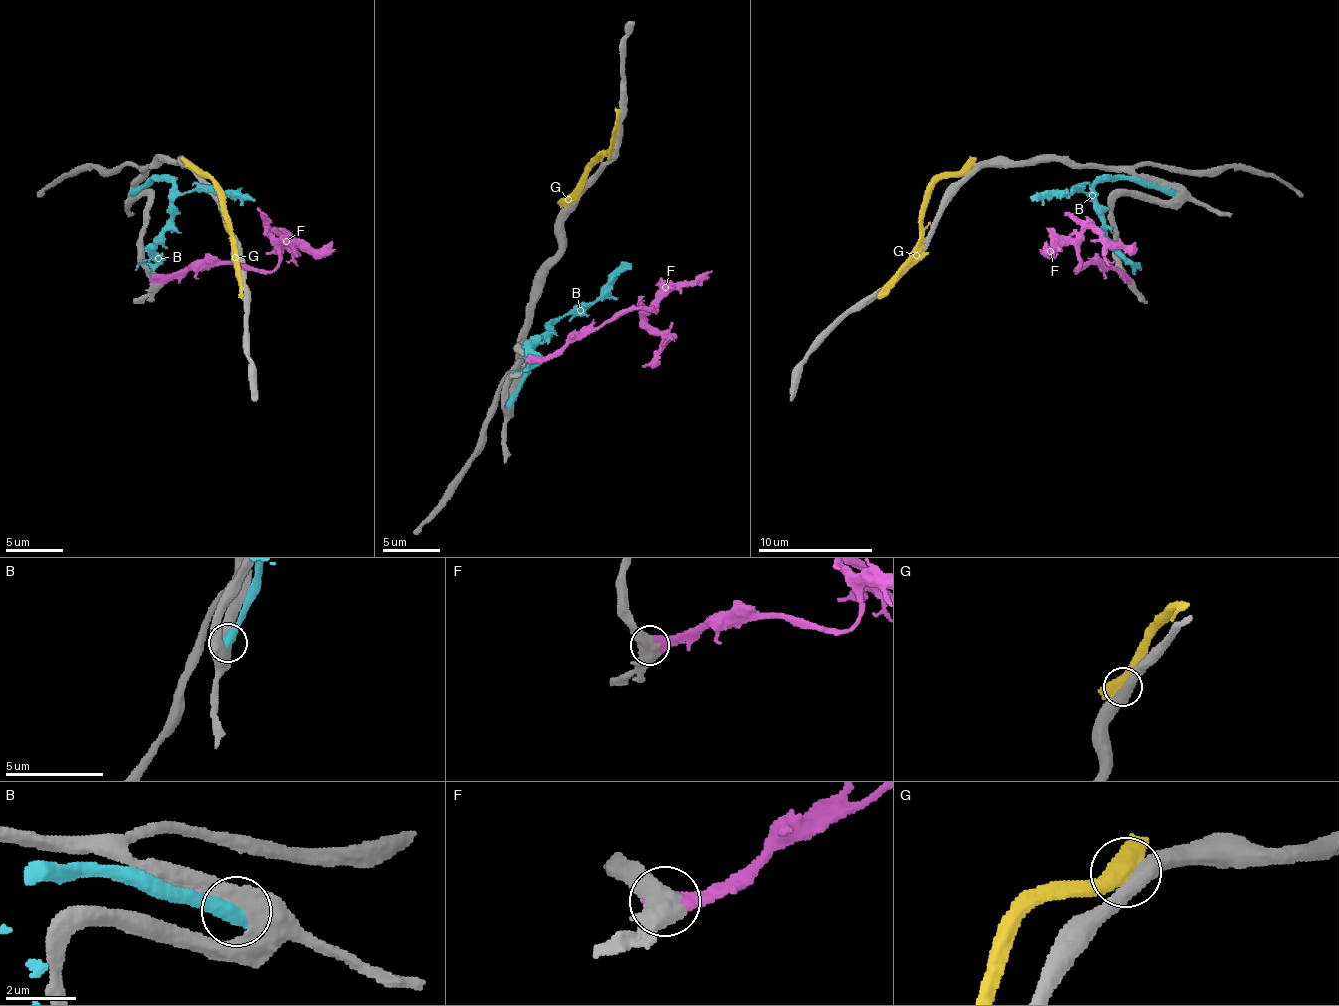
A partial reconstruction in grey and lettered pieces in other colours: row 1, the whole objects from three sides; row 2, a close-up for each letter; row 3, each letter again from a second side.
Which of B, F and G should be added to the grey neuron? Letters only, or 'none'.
F

